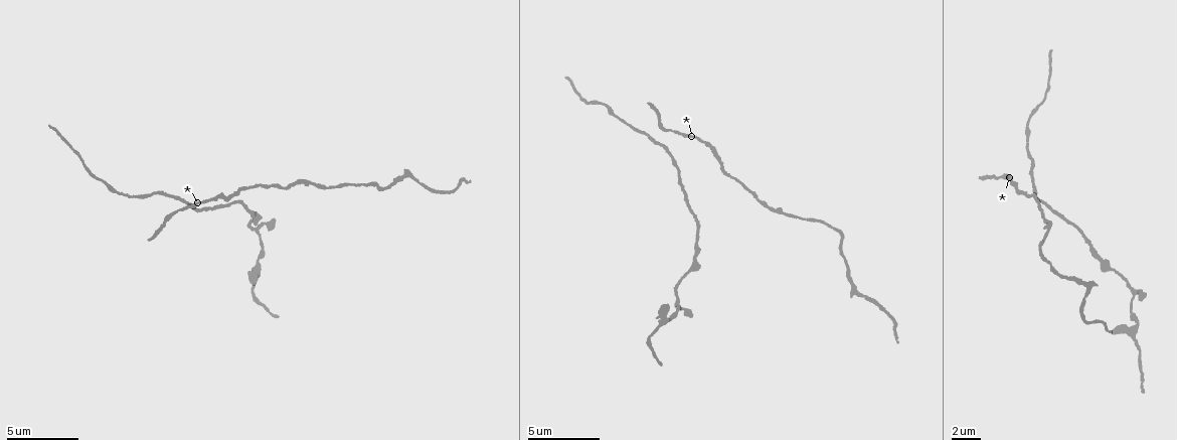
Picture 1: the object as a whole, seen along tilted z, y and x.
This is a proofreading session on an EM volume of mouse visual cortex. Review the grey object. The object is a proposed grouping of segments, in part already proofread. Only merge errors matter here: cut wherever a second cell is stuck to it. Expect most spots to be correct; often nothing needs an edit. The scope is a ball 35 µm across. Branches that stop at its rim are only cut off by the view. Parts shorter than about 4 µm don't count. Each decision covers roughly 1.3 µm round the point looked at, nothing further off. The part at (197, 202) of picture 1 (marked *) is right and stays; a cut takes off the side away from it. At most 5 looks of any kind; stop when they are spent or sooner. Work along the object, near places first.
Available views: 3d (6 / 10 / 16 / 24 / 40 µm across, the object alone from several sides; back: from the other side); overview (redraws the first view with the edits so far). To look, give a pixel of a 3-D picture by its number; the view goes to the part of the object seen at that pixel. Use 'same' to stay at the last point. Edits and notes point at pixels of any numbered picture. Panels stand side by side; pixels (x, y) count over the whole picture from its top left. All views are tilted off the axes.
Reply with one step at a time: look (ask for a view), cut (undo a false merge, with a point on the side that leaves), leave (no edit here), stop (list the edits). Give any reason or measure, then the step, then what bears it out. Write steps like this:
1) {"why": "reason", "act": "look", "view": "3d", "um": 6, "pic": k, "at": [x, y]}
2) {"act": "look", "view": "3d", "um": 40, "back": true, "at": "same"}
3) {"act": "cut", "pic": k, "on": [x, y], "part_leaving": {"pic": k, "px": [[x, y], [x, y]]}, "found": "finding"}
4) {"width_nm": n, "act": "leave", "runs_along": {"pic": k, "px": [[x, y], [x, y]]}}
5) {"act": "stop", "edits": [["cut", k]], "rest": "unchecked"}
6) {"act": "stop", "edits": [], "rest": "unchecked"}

{"why": "two arms in line, one across", "act": "look", "view": "3d", "um": 10, "pic": 1, "at": [1033, 172]}

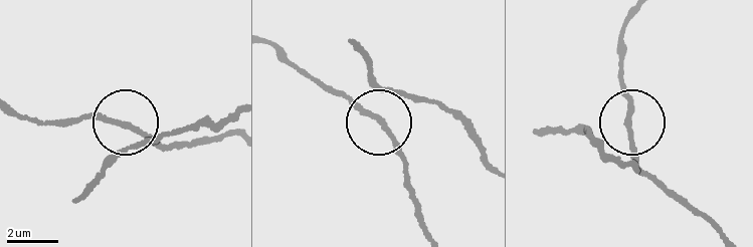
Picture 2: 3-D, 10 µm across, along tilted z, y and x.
{"arms": 3, "act": "leave", "runs_along": {"pic": 2, "px": [[426, 99], [407, 94], [371, 116], [326, 85]]}, "found": "all the same cell"}

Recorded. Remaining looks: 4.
{"why": "sudden change in width", "act": "look", "view": "3d", "um": 16, "pic": 1, "at": [1106, 267]}

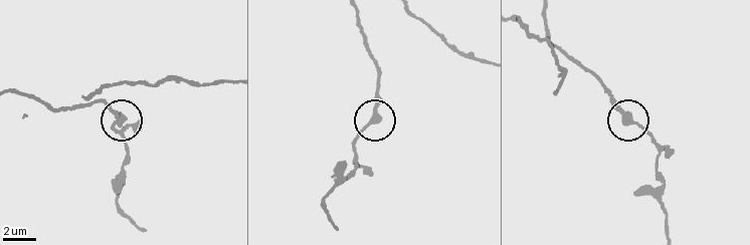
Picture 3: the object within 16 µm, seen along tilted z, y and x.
{"act": "leave", "runs_along": {"pic": 3, "px": [[357, 14], [376, 65], [377, 92], [372, 124], [354, 151]]}, "found": "one cell here"}

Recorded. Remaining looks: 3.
{"act": "look", "view": "3d", "um": 16, "pic": 1, "at": [1134, 315]}

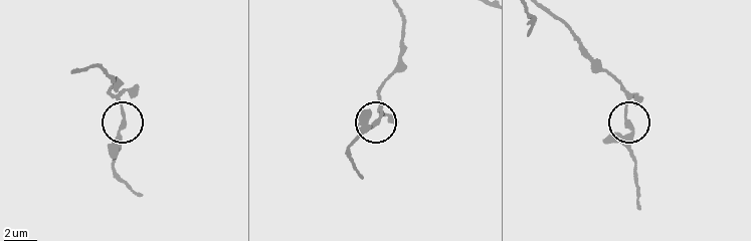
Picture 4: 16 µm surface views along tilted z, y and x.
{"act": "leave", "runs_along": {"pic": 4, "px": [[555, 14], [624, 94], [632, 135], [629, 157]]}, "found": "continuous, no second cell"}

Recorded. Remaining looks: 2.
{"act": "stop", "edits": [], "rest": "unchecked"}

